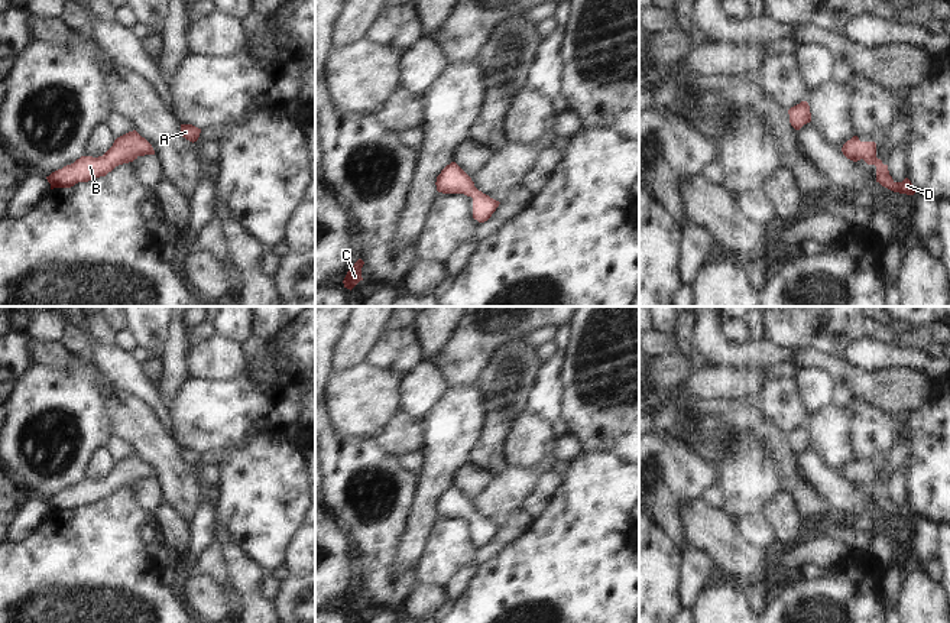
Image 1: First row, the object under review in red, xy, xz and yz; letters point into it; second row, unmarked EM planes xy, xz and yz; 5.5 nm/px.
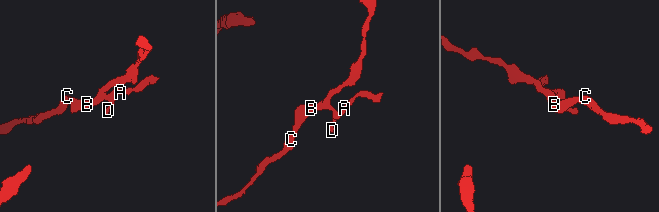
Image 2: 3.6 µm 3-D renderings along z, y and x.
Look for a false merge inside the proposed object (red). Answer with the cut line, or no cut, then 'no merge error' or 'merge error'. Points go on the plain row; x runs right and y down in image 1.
cut none; no merge error

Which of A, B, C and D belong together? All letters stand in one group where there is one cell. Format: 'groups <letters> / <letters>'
groups A B C D

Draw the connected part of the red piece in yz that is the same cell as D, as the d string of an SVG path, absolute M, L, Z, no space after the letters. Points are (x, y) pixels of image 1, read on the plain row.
M853 460L843 468L842 476L853 486L863 483L868 489L875 489L876 506L879 506L882 510L907 519L914 519L917 516L908 502L905 502L902 506L895 506L892 503L888 494L888 489L883 489L882 484L876 481L875 465L860 465L857 460Z

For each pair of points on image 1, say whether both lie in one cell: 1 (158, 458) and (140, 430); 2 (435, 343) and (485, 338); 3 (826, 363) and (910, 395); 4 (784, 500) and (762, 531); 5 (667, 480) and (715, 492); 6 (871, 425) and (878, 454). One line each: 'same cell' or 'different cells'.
1: same cell
2: different cells
3: same cell
4: different cells
5: different cells
6: same cell

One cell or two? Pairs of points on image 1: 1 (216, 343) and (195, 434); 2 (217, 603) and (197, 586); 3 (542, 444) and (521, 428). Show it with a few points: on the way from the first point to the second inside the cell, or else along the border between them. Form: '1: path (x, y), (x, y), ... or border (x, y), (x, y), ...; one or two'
1: border (240, 375), (229, 380), (188, 377); two
2: path (213, 602), (201, 590); one
3: path (537, 443), (527, 434); one

